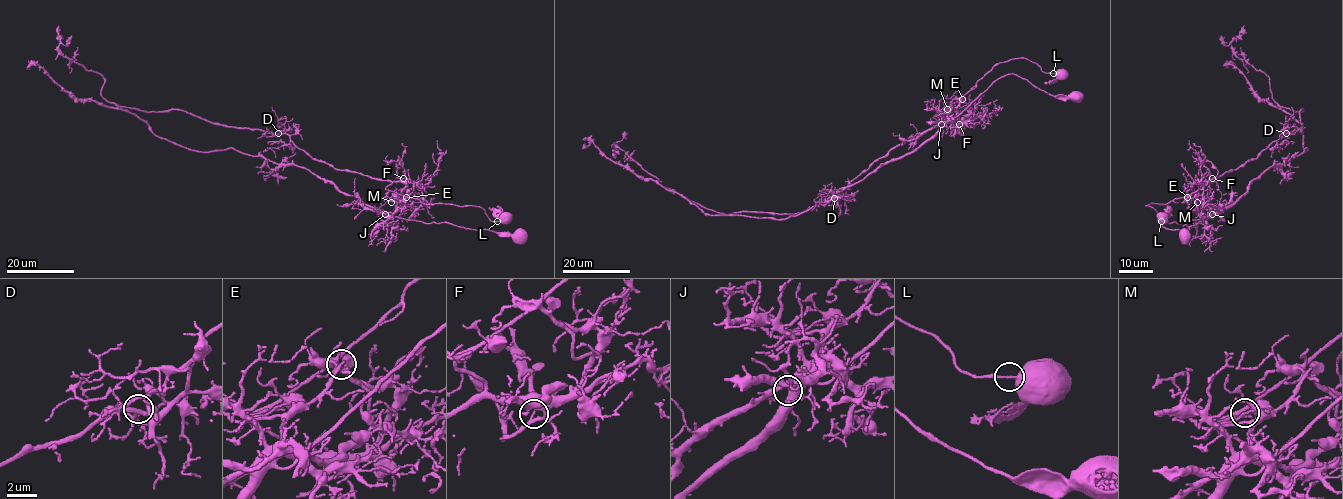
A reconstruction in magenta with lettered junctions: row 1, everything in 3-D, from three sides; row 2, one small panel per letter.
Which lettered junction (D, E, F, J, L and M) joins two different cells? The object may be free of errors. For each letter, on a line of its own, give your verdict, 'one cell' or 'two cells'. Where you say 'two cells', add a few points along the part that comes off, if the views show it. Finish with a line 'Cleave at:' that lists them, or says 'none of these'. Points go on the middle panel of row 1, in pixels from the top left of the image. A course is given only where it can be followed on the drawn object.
D: one cell
E: one cell
F: one cell
J: one cell
L: one cell
M: two cells | (947, 108), (939, 110), (947, 119), (879, 158), (840, 198), (794, 214), (700, 206), (614, 143), (628, 132)
Cleave at: M

